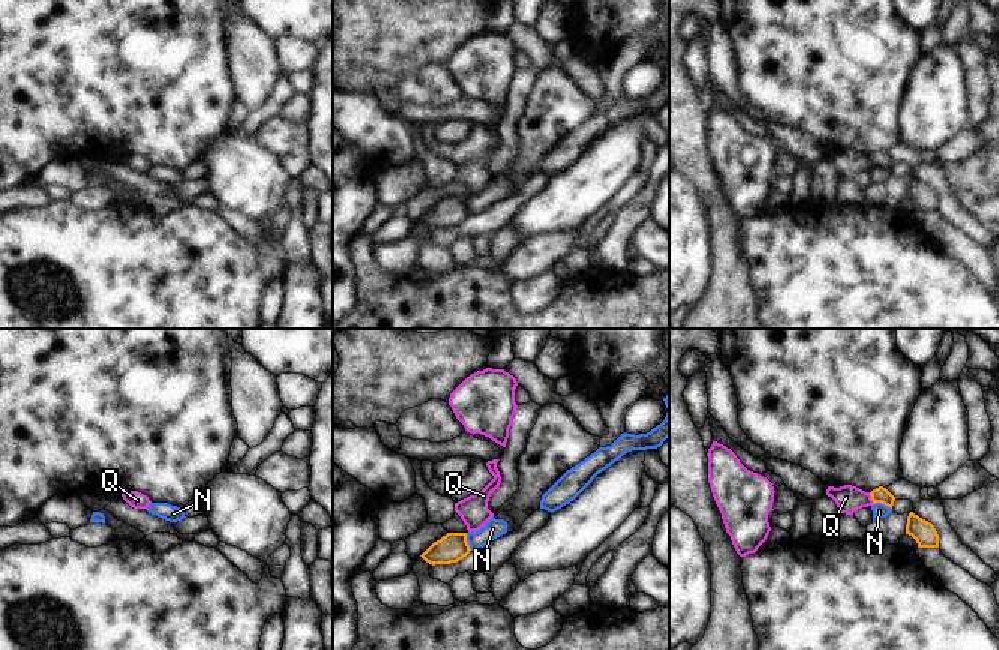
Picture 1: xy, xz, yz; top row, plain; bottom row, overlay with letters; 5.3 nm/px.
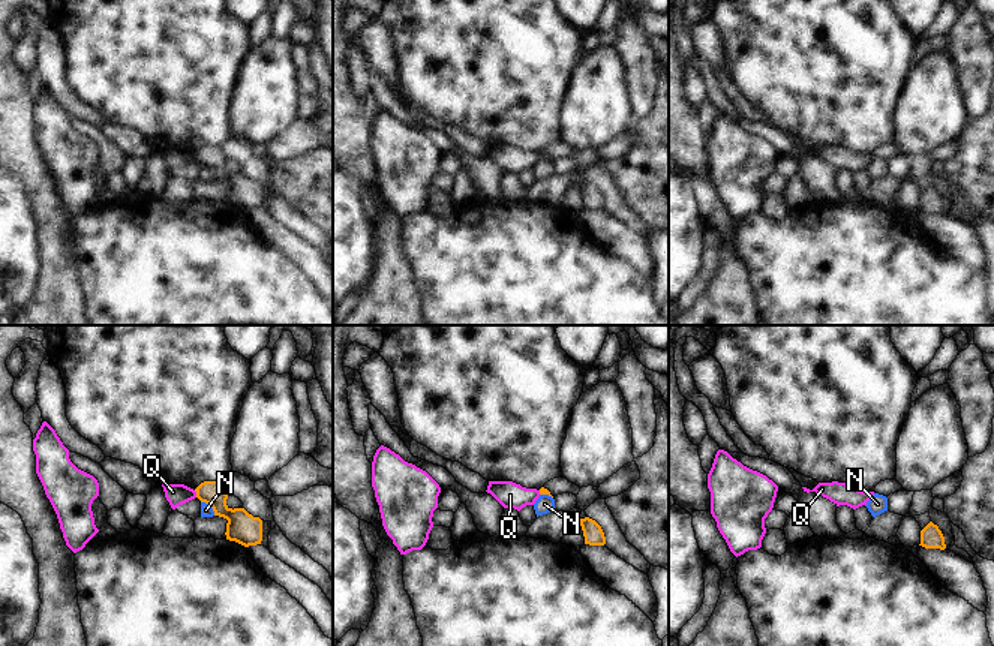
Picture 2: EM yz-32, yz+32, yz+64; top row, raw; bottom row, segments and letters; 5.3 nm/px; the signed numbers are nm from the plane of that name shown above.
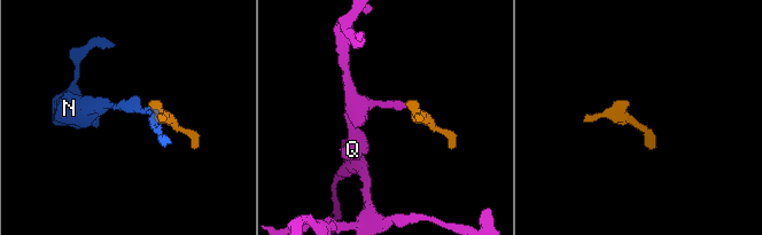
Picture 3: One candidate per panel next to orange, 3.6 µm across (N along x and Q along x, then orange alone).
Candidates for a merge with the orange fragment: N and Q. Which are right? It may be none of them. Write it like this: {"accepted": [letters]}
{"accepted": []}

